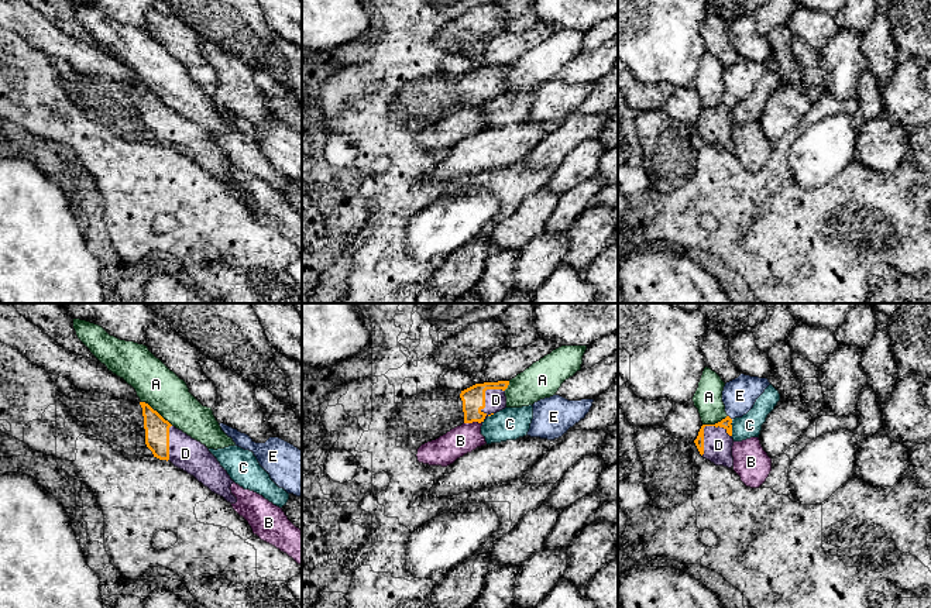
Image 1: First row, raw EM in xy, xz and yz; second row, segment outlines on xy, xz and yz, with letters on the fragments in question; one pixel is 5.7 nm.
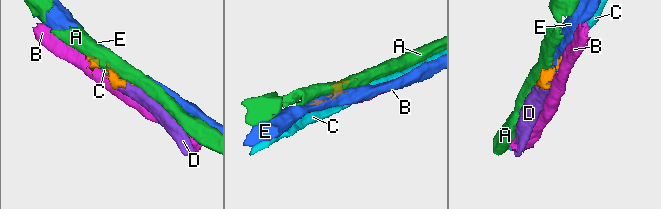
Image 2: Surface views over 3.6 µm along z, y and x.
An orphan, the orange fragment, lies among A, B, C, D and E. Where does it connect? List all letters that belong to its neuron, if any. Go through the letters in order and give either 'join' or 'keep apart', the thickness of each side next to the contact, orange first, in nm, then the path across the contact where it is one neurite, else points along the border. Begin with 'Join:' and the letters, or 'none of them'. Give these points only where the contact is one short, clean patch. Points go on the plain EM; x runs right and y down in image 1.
Join: D
A: keep apart; 140 nm thick on the orange side, 240 nm on the other
B: keep apart; 130 nm thick on the orange side, 160 nm on the other
C: keep apart; 60 nm thick on the orange side, 140 nm on the other
D: join; 130 nm thick on the orange side, 120 nm on the other; runs through xz (473, 82), (484, 81), (495, 83)
E: keep apart; 60 nm thick on the orange side, 190 nm on the other

